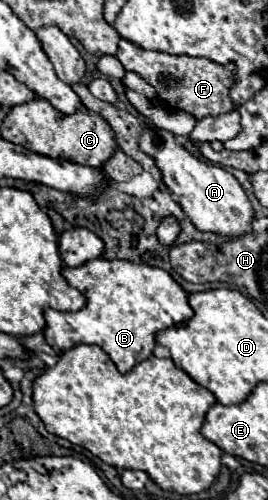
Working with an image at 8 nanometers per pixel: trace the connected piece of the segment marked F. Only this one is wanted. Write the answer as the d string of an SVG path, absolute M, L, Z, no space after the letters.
M129 40L119 42L119 52L117 58L121 60L125 70L137 72L141 78L145 78L155 90L157 98L167 102L175 110L191 112L195 118L205 118L205 116L217 116L223 112L235 110L235 104L229 96L231 88L235 86L235 64L217 64L209 58L193 58L193 56L171 56L165 52L151 52L143 50Z

